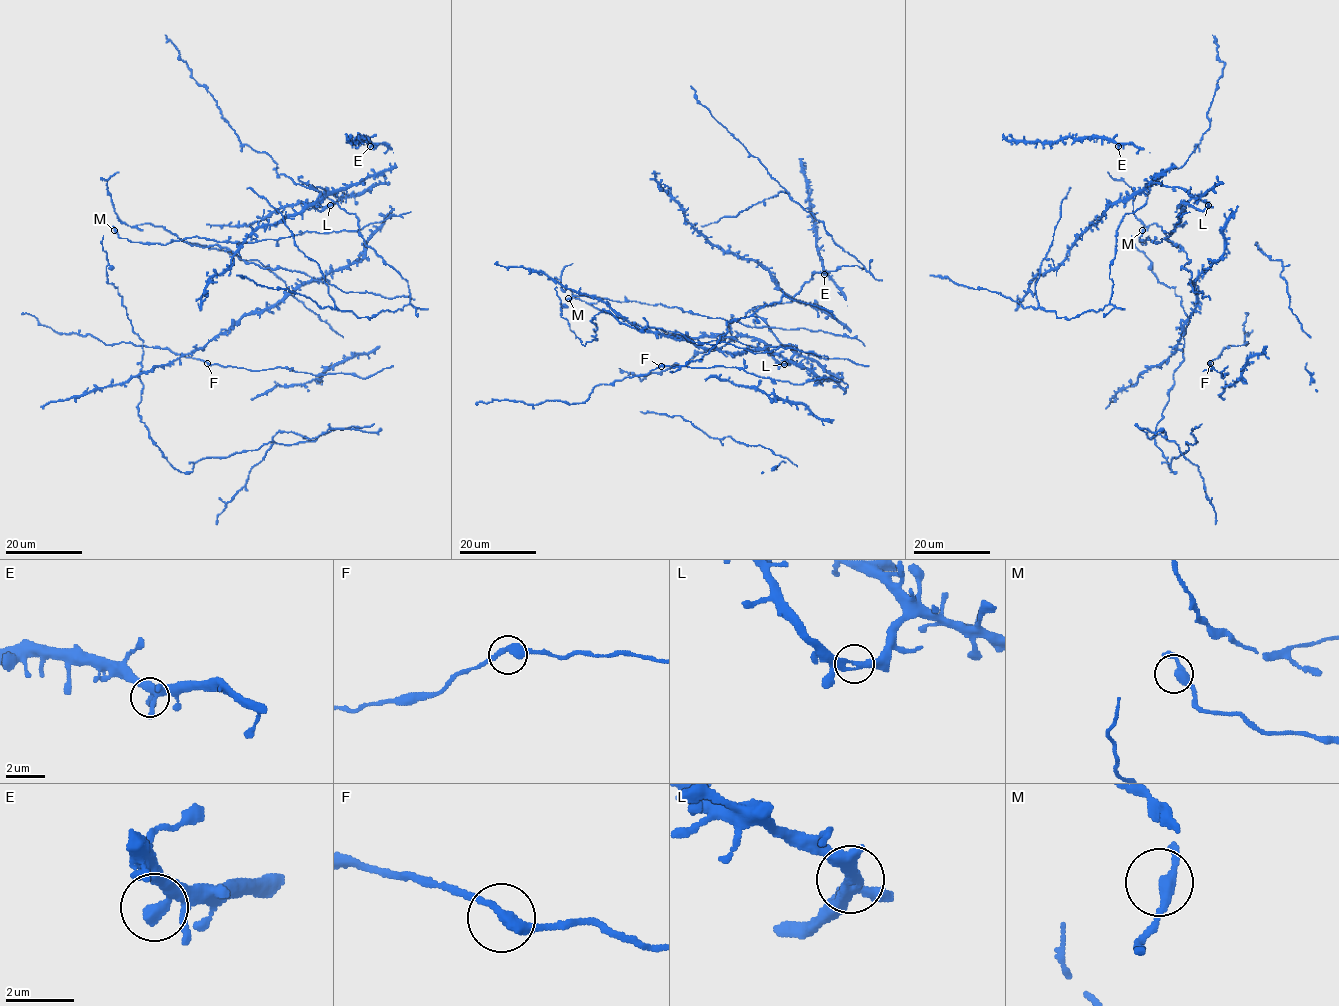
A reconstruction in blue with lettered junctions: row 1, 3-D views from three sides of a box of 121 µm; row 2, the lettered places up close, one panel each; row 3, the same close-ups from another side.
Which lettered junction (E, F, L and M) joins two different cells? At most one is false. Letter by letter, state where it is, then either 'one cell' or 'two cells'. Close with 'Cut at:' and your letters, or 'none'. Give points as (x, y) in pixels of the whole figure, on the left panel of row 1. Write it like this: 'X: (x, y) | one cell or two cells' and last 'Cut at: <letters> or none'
E: (370, 146) | one cell
F: (207, 363) | one cell
L: (330, 205) | one cell
M: (114, 230) | one cell
Cut at: none

